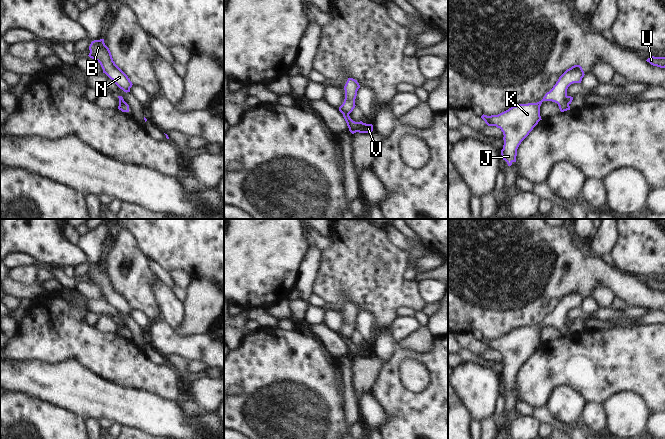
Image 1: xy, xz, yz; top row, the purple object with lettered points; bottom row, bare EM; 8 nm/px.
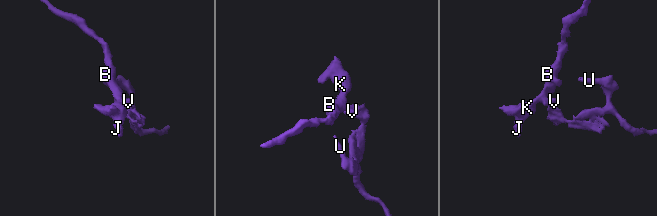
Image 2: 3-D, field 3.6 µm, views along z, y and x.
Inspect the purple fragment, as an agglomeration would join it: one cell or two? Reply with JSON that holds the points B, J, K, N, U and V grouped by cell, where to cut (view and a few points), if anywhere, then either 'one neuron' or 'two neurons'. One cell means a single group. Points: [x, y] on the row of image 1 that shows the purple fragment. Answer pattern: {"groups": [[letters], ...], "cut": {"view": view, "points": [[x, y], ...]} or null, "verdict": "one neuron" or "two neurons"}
{"groups": [["B", "J", "K", "N"], ["U", "V"]], "cut": {"view": "xz", "points": [[343, 113], [348, 115]]}, "verdict": "two neurons"}

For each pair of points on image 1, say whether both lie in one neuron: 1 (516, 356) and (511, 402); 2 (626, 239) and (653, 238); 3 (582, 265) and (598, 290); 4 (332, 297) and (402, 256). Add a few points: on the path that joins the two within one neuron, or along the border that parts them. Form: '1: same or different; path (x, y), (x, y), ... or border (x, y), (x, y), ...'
1: same; path (511, 367), (509, 391)
2: same; path (633, 239), (646, 239)
3: different; border (593, 281), (596, 279), (603, 280), (614, 294)
4: same; path (349, 280), (361, 268), (375, 268), (385, 265)

